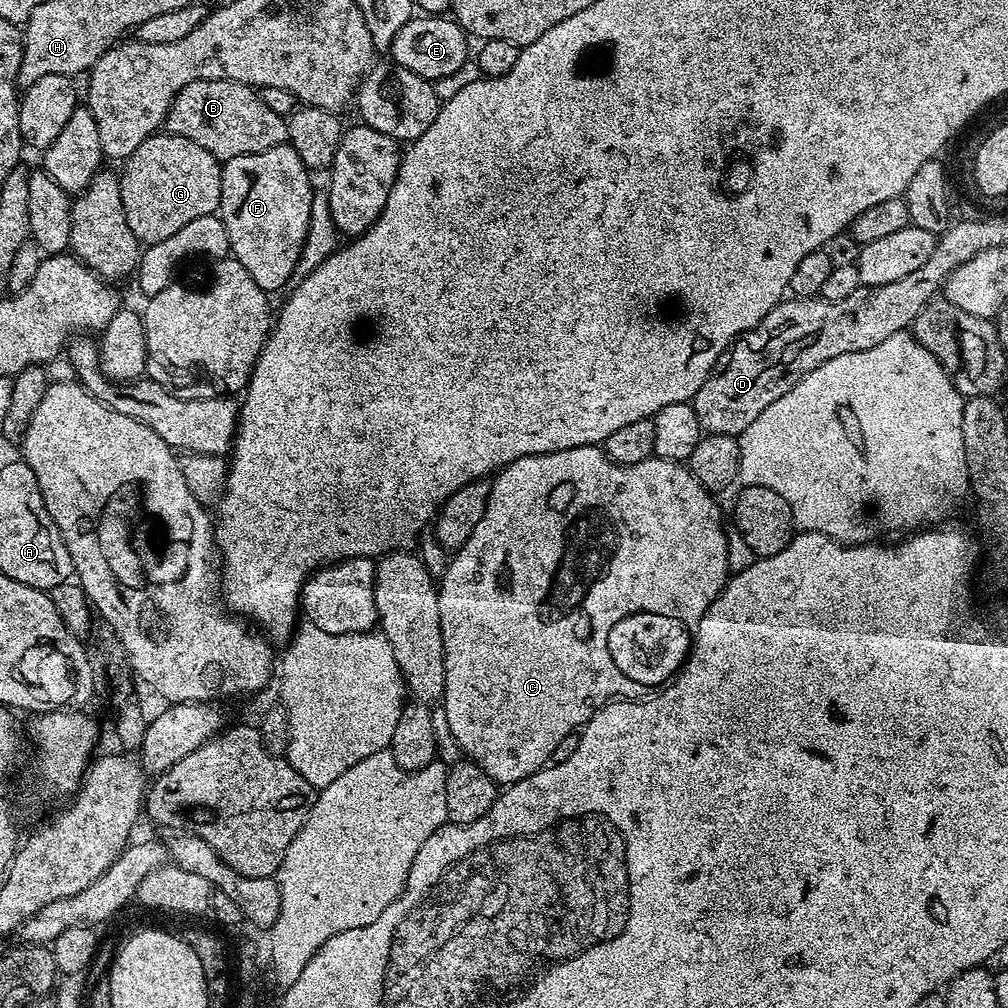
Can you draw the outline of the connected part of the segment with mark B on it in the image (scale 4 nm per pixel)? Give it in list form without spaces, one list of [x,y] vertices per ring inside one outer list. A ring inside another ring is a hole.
[[[195,80],[190,82],[190,86],[182,86],[170,106],[163,127],[171,135],[198,142],[202,150],[214,154],[221,162],[242,154],[270,150],[288,139],[287,119],[274,114],[252,85],[233,80]]]

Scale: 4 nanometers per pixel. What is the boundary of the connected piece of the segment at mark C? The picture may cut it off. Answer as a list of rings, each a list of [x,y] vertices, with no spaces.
[[[591,444],[590,446],[574,446],[570,450],[558,450],[550,454],[538,454],[537,456],[527,456],[526,458],[518,458],[514,462],[504,465],[499,472],[491,477],[490,483],[492,489],[488,495],[486,502],[486,512],[482,514],[482,518],[478,521],[478,526],[474,526],[474,534],[470,534],[470,538],[466,538],[466,542],[456,552],[451,553],[450,559],[447,561],[444,575],[438,580],[438,622],[442,630],[442,650],[444,651],[444,661],[446,662],[446,686],[444,687],[444,699],[442,706],[446,710],[447,721],[450,724],[450,730],[457,740],[461,753],[472,763],[482,769],[491,780],[495,780],[497,785],[507,786],[509,784],[517,784],[519,780],[525,780],[528,776],[533,776],[535,772],[540,771],[551,761],[554,750],[558,750],[558,742],[562,742],[562,738],[573,735],[577,730],[584,727],[588,723],[590,717],[595,714],[599,708],[604,705],[602,698],[606,692],[602,692],[600,688],[600,668],[604,664],[604,656],[606,650],[610,652],[610,634],[612,634],[612,622],[618,620],[622,614],[630,612],[630,610],[656,610],[656,612],[664,612],[664,614],[672,614],[672,616],[682,616],[686,622],[694,625],[696,628],[698,622],[702,622],[702,618],[706,614],[706,610],[720,596],[720,591],[730,579],[728,571],[728,563],[726,562],[726,538],[728,532],[724,524],[720,521],[720,508],[716,505],[717,497],[708,489],[703,488],[698,482],[698,478],[694,478],[692,471],[687,468],[679,460],[664,460],[661,456],[652,455],[646,462],[634,462],[633,464],[619,464],[614,462],[605,454],[603,447]]]

